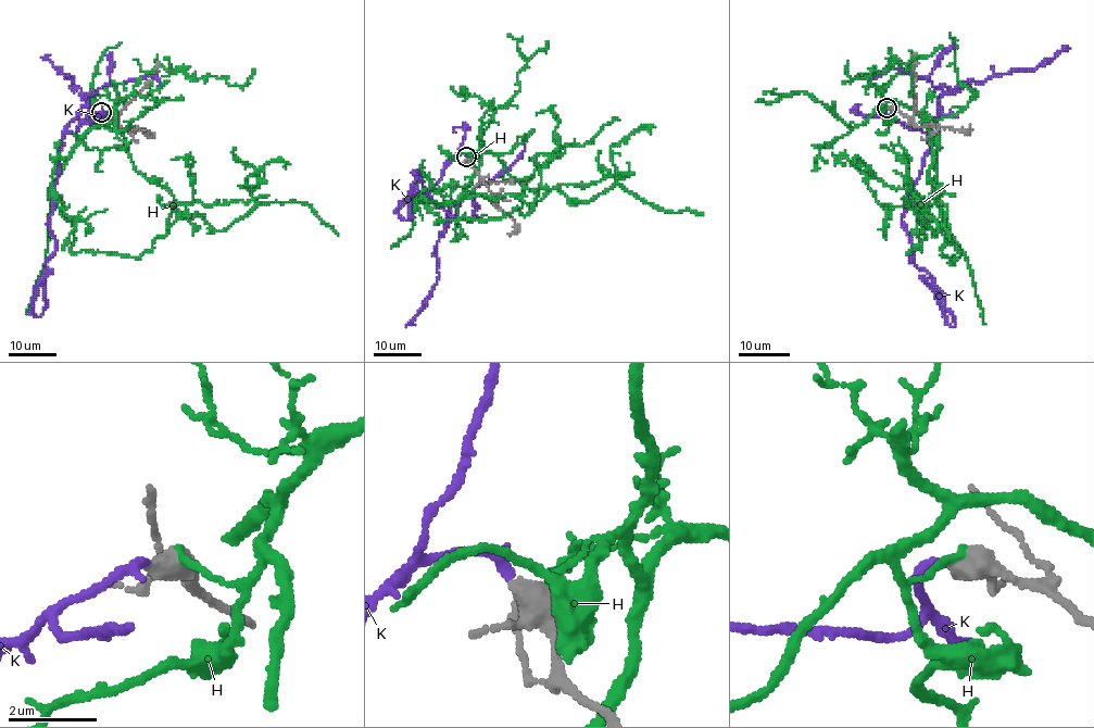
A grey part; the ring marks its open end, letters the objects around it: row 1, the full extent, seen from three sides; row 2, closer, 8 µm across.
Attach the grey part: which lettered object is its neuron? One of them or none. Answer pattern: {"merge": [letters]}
{"merge": ["K"]}

